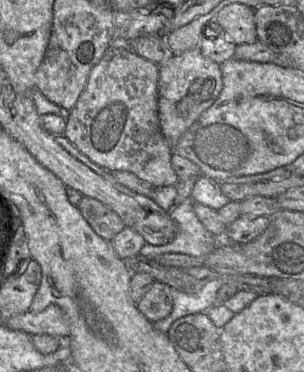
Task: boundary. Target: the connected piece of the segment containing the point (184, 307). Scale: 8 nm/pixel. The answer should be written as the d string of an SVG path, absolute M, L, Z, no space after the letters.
M220 280L207 282L200 291L187 294L171 287L173 297L173 309L169 316L154 323L154 328L167 334L172 323L184 316L207 312L213 305L217 304L217 293L222 287Z

